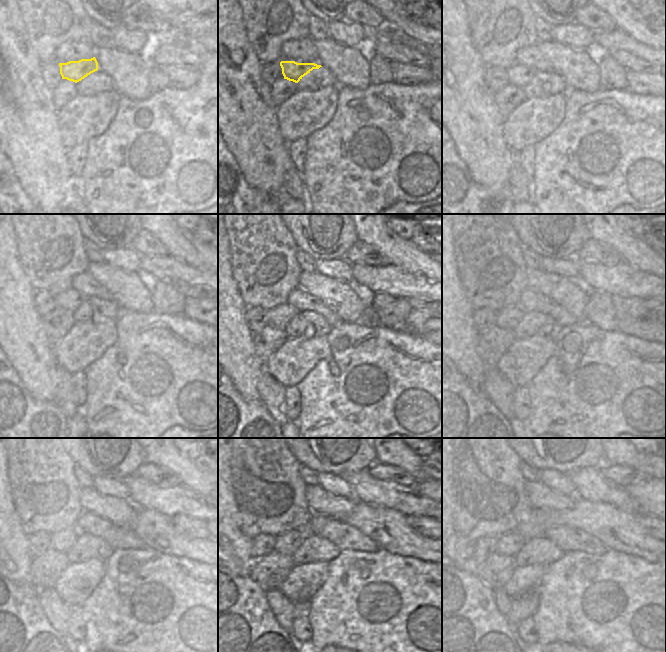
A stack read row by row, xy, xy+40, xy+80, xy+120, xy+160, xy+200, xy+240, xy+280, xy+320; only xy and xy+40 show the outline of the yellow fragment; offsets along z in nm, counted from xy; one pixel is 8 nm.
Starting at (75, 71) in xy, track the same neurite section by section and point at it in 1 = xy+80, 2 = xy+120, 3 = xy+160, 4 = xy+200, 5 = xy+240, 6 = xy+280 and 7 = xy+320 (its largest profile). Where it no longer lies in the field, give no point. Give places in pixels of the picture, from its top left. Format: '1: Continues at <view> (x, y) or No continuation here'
1: Continues at xy+80 (519, 75)
2: Continues at xy+120 (70, 299)
3: Continues at xy+160 (299, 300)
4: Continues at xy+200 (507, 318)
5: Continues at xy+240 (62, 541)
6: Continues at xy+280 (287, 543)
7: Continues at xy+320 (509, 544)

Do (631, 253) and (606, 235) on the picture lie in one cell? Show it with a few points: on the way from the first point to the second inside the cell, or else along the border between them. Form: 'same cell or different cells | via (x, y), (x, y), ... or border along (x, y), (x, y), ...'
same cell | via (625, 247), (612, 235)

